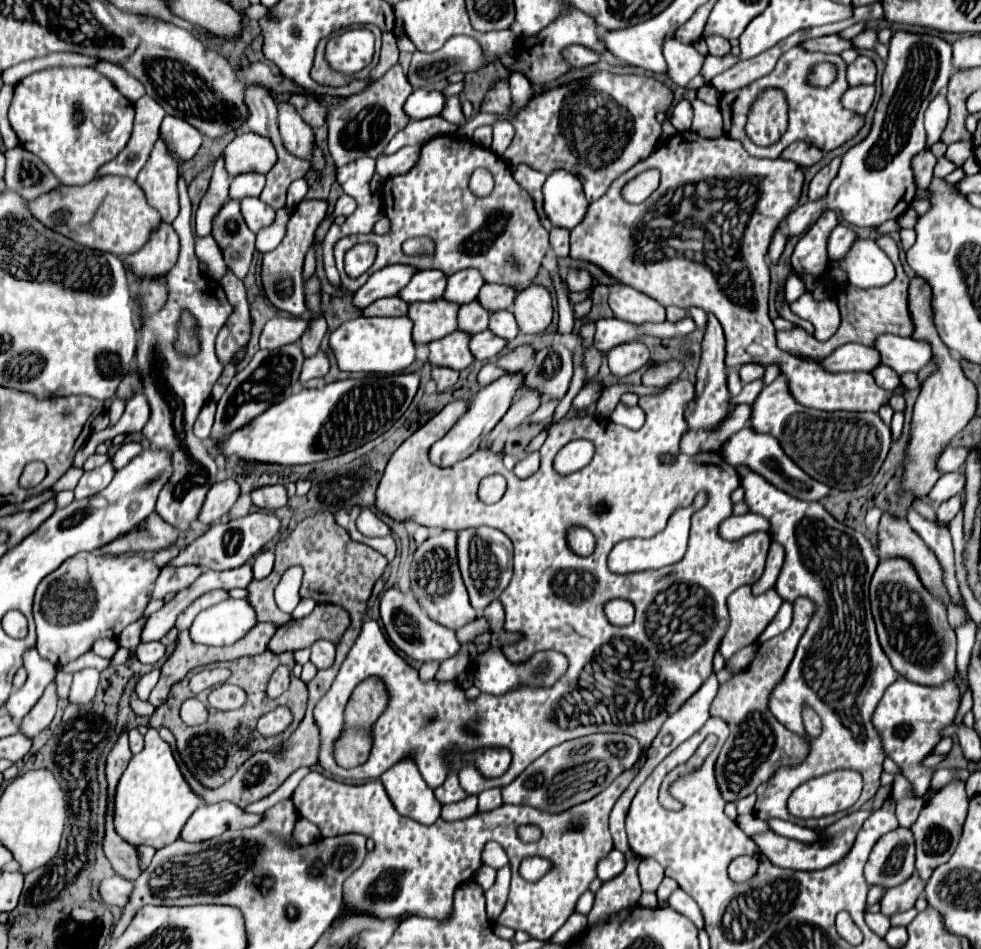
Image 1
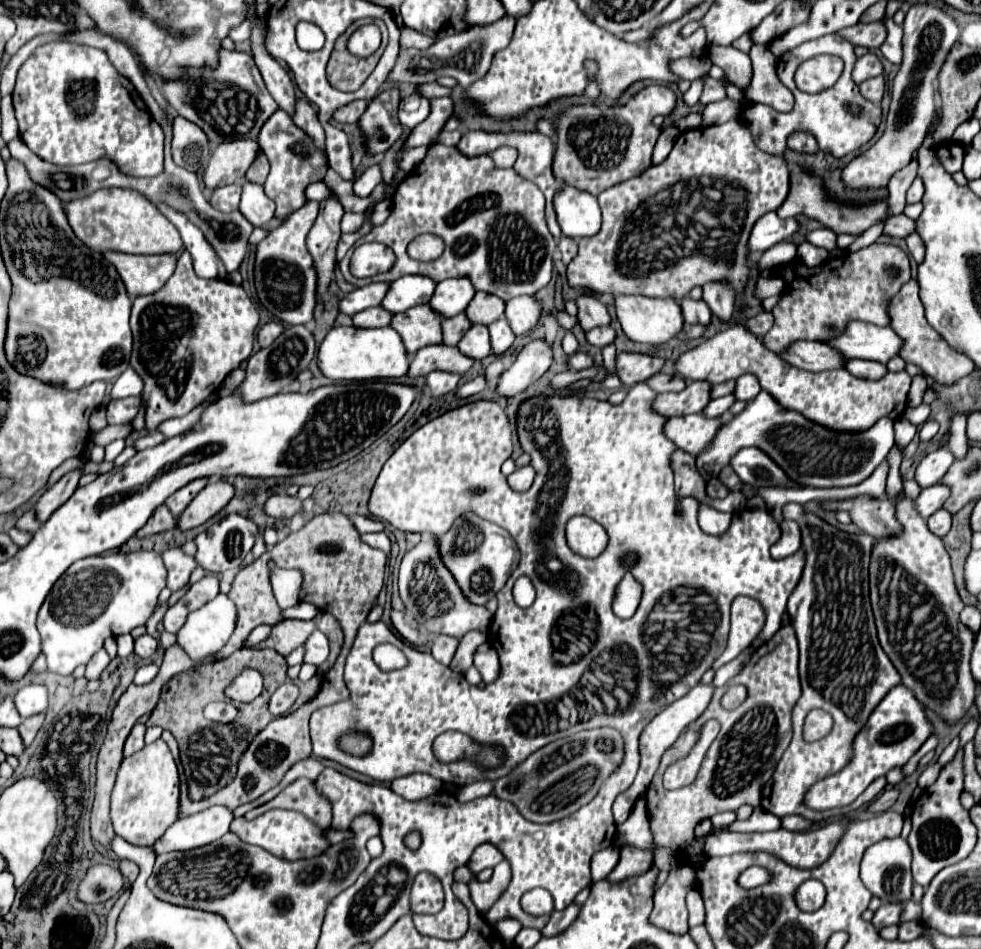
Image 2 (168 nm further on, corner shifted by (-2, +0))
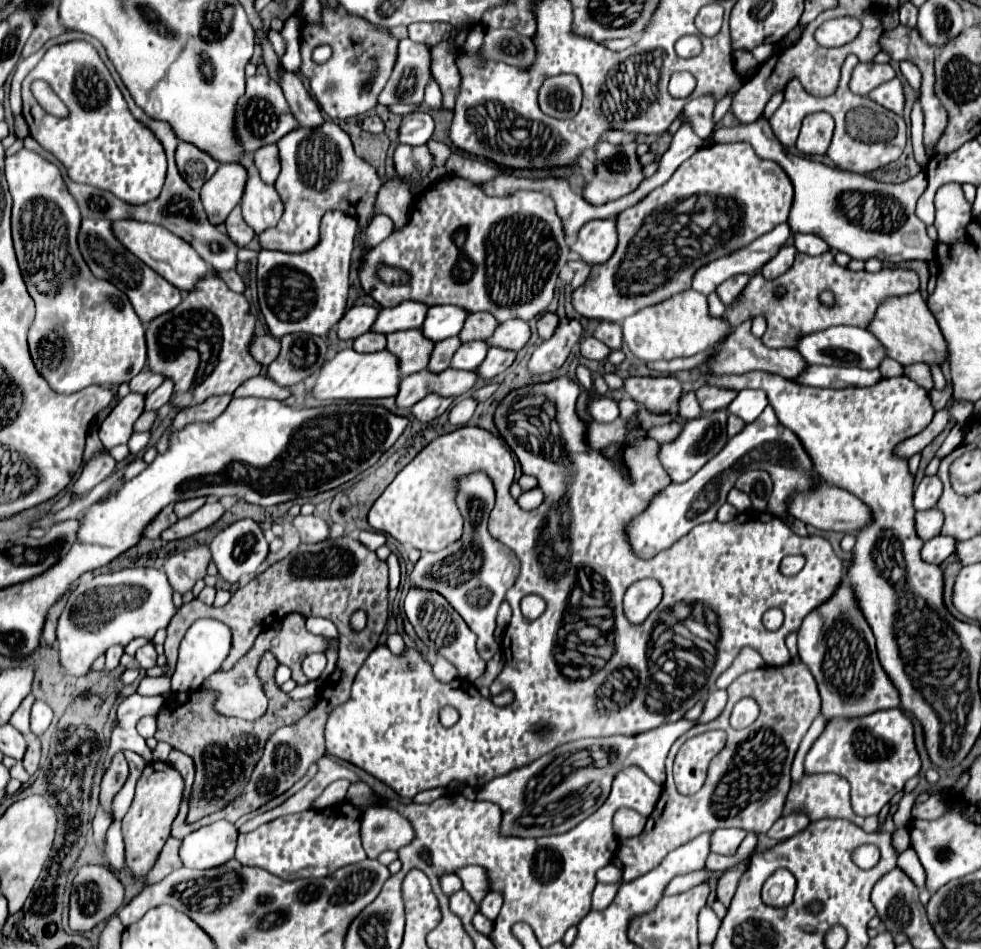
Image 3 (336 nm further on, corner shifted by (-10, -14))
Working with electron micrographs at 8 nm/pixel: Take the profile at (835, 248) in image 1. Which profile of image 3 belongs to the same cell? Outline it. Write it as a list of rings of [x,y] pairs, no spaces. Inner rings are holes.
[[[810,233],[792,235],[792,237],[794,237],[796,249],[798,249],[800,253],[806,253],[806,255],[822,255],[822,253],[826,253],[826,251],[830,249],[822,239],[818,239],[818,237],[810,235]]]

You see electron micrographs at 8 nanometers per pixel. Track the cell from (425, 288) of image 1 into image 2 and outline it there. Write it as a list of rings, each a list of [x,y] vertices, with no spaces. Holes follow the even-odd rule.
[[[414,275],[400,277],[390,285],[390,291],[386,293],[382,307],[388,309],[390,313],[402,313],[414,305],[428,303],[434,289],[436,283],[430,281],[430,277],[414,277]]]

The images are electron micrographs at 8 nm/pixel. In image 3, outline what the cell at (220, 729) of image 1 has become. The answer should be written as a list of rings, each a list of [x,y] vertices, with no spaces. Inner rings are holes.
[[[266,651],[258,663],[258,677],[268,697],[268,711],[256,721],[244,721],[236,717],[218,715],[212,709],[214,695],[206,691],[172,693],[164,701],[158,713],[158,731],[154,737],[190,755],[196,763],[196,779],[194,779],[192,793],[190,793],[190,813],[186,819],[188,823],[200,821],[202,817],[214,811],[220,811],[230,801],[234,801],[246,787],[254,765],[262,757],[268,737],[282,725],[294,723],[296,719],[304,717],[314,707],[316,703],[314,699],[312,701],[290,701],[290,697],[278,689],[278,685],[274,683],[276,667],[278,667],[276,657],[270,651]]]

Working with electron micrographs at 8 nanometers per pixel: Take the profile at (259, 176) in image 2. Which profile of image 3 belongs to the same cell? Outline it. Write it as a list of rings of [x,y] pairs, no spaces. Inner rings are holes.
[[[272,143],[254,151],[254,163],[266,183],[274,183],[280,173],[280,159],[278,159],[278,145]]]

